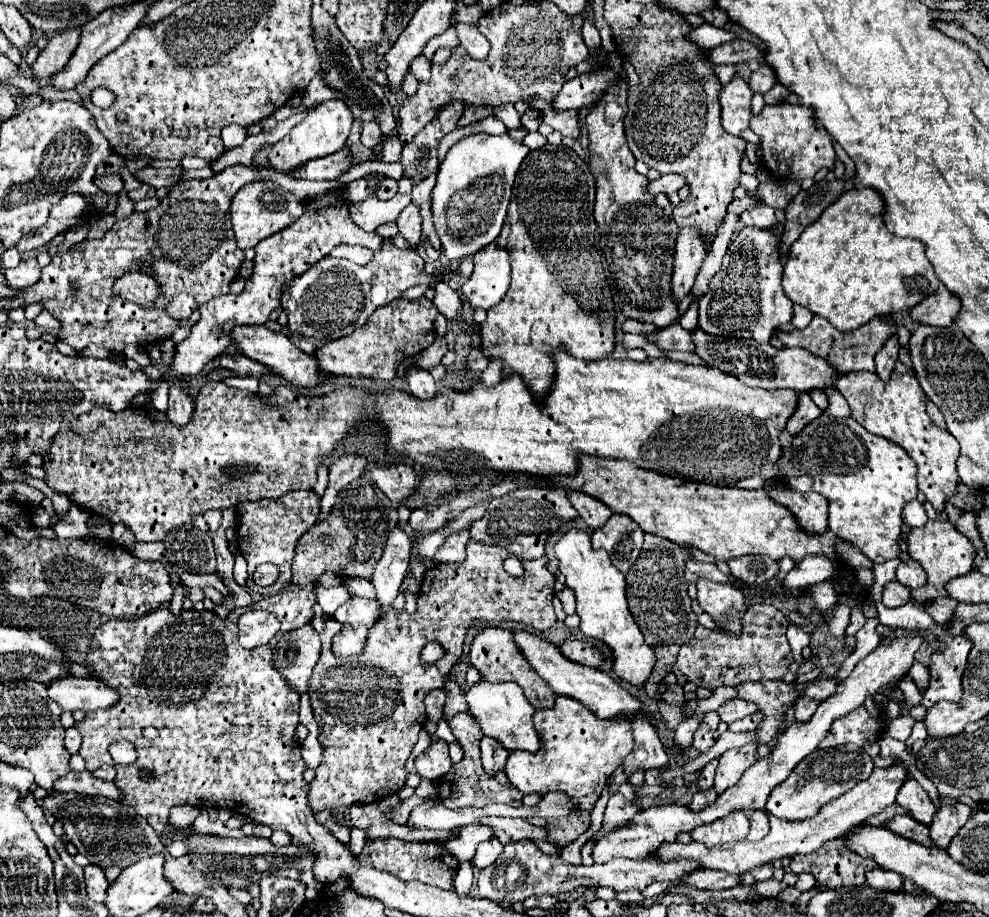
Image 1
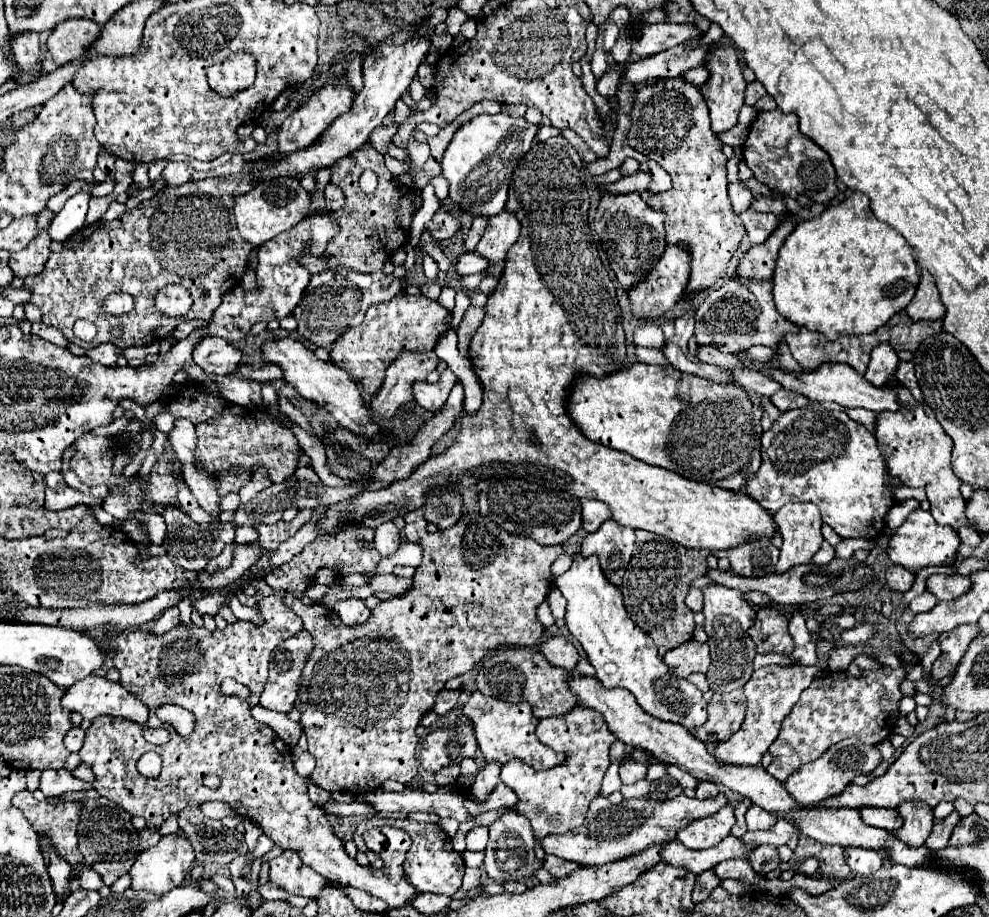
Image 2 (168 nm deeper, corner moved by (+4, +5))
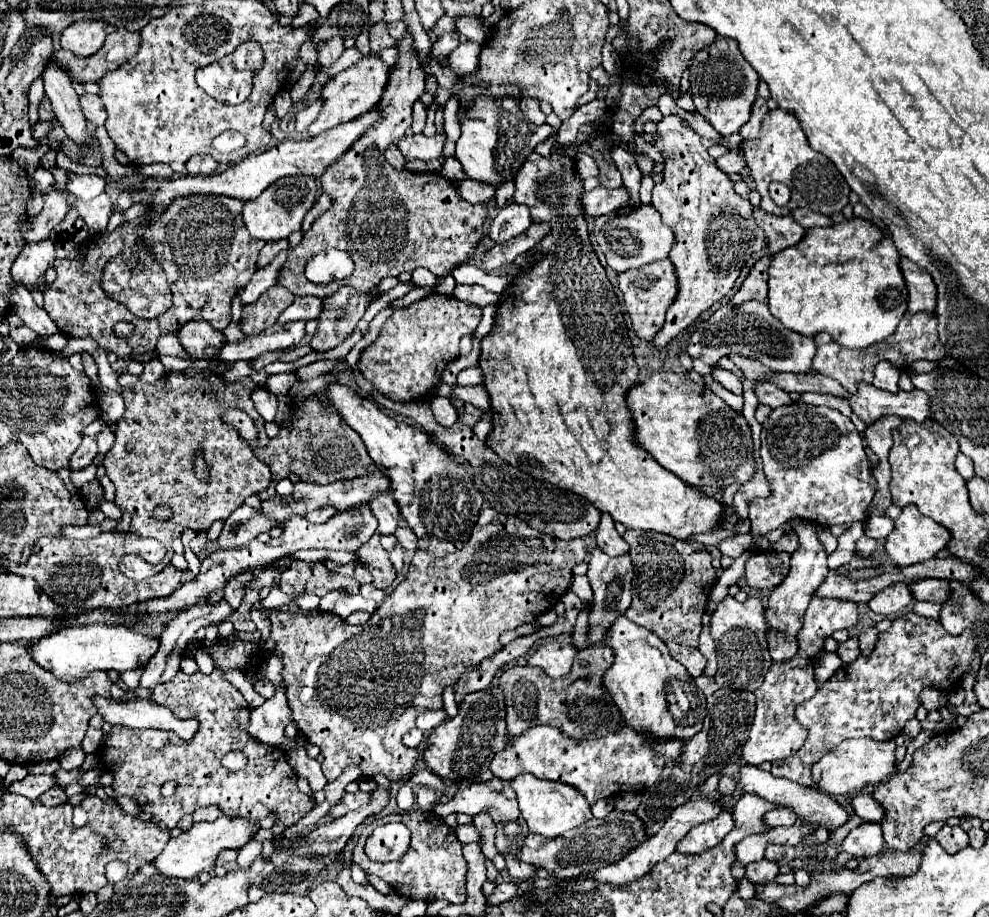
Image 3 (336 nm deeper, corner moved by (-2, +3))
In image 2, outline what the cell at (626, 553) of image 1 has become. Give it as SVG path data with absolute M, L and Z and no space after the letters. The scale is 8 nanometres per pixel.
M607 519L595 533L589 533L581 543L583 555L597 555L603 573L611 583L621 587L625 567L635 547L635 531Z

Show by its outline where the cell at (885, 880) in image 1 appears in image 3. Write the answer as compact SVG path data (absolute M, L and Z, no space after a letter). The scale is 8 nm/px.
M863 821L859 827L855 827L843 841L843 851L859 857L877 855L885 847L881 825Z

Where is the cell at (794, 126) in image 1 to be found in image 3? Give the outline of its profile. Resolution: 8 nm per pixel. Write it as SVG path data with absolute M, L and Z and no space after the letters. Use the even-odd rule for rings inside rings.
M783 109L769 111L767 117L761 123L761 131L753 141L741 143L741 153L745 155L747 167L751 167L751 177L757 183L757 191L761 193L761 209L773 215L791 215L787 211L793 209L809 209L823 215L835 215L849 203L849 185L841 177L841 173L835 169L835 165L821 153L813 151L809 147L809 141L797 121L791 113ZM779 181L785 183L791 189L791 201L783 207L775 205L771 197L767 195L769 183Z

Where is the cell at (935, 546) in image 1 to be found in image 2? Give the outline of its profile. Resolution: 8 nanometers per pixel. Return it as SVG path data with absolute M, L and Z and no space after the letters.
M919 509L891 535L887 553L893 563L909 567L909 571L919 571L923 567L931 567L931 565L947 565L947 563L953 565L959 547L961 547L961 539L955 529L937 525L929 511Z

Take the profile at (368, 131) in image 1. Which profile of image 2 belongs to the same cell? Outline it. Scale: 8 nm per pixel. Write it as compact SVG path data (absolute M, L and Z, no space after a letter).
M389 123L389 125L383 125L383 127L377 127L371 135L369 135L369 145L371 147L375 147L379 153L387 153L387 143L393 139L393 133L395 133L395 127L397 125L393 125L393 123Z

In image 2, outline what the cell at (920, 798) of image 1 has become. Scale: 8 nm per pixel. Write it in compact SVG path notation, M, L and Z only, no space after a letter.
M905 801L897 811L903 817L903 827L893 833L911 847L923 845L933 827L933 809L921 801Z

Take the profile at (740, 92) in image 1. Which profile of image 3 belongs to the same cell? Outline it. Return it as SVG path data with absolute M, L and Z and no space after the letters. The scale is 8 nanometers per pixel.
M717 37L709 47L703 47L699 53L695 53L695 57L689 61L689 83L689 93L697 113L701 113L719 135L727 137L737 133L741 125L749 121L749 113L757 97L759 75L741 55L737 41Z

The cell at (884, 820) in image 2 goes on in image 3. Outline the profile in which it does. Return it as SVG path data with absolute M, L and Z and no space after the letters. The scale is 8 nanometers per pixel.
M859 793L851 799L851 807L855 811L857 817L861 817L863 821L877 821L881 823L881 807L877 805L877 801L869 795L869 793Z

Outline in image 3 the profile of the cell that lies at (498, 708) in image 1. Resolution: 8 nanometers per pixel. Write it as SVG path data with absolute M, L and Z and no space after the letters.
M535 725L525 731L513 745L505 747L491 761L491 771L495 777L513 781L513 777L521 773L533 773L539 779L561 781L575 787L583 797L593 805L599 799L615 797L619 793L639 793L651 787L665 767L663 757L659 757L649 743L645 743L633 729L623 727L619 733L593 739L593 741L573 741L557 733L557 729L549 725Z

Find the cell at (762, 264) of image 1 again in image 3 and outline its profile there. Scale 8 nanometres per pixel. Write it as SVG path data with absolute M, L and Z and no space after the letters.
M747 301L747 305L733 307L731 303L719 307L699 329L699 333L691 333L687 353L693 359L701 359L707 365L715 365L721 357L733 353L741 353L749 359L757 359L777 373L813 373L811 359L815 355L815 341L797 335L785 329L771 313L765 303Z

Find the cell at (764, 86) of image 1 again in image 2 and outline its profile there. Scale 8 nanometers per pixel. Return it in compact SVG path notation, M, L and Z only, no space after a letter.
M753 81L747 85L747 93L745 93L745 103L747 105L755 105L763 95L765 95L765 87L759 81Z

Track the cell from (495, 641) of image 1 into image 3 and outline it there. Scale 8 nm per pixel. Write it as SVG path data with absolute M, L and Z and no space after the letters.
M609 645L587 647L577 653L569 675L551 679L537 667L511 667L499 677L499 687L505 693L507 705L507 733L517 739L533 725L557 727L571 739L599 739L621 729L621 713L613 701L605 697L603 675L613 665L613 649Z

